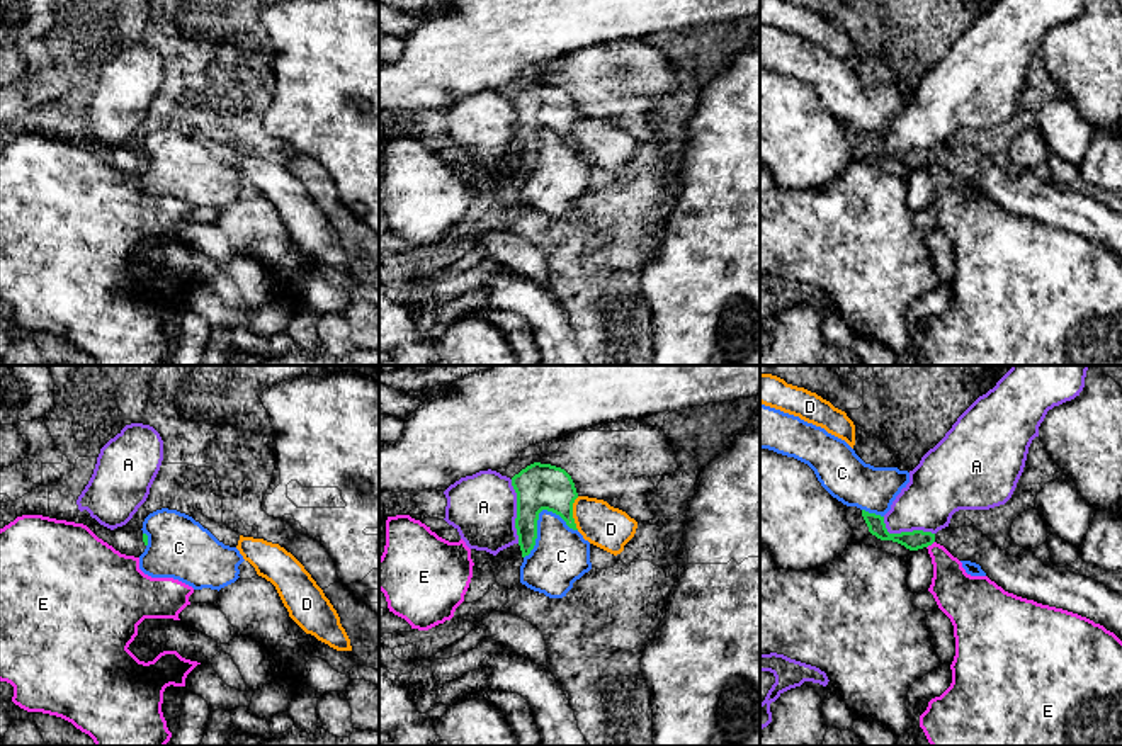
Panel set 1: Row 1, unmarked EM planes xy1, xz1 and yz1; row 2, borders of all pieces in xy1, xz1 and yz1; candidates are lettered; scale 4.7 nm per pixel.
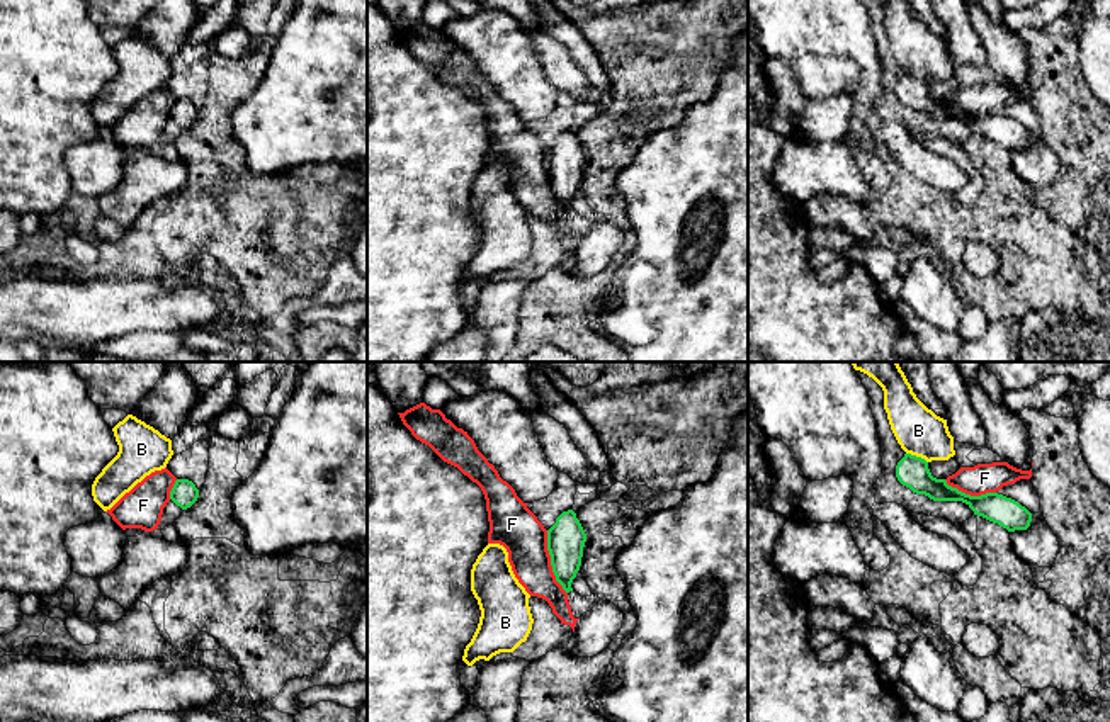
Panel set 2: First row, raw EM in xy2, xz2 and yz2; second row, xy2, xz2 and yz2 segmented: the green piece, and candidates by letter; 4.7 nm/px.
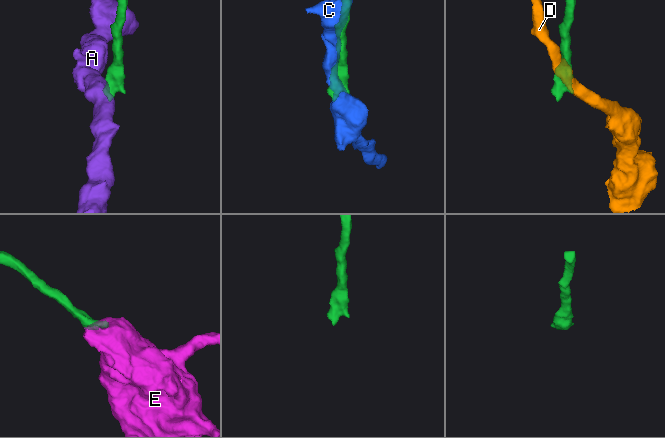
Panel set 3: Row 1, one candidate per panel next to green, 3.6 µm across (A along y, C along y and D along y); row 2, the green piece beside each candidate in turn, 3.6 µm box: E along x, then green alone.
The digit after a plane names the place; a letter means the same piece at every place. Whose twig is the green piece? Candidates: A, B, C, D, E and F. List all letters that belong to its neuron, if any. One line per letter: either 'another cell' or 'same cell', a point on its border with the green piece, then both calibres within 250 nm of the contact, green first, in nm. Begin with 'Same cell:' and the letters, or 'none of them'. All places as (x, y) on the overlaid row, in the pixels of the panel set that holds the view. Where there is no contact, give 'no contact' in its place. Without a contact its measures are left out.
Same cell: none of them
A: another cell; contact xz1 (517, 512); calibres 220 and 320 nm
B: another cell; contact yz2 (917, 457); calibres 150 and 220 nm
C: another cell; contact xz1 (538, 517); calibres 220 and 260 nm
D: another cell; contact xz1 (572, 514); calibres 220 and 200 nm
E: another cell; contact yz1 (930, 544); calibres 90 and 200 nm
F: another cell; contact xz2 (551, 563); calibres 180 and 220 nm

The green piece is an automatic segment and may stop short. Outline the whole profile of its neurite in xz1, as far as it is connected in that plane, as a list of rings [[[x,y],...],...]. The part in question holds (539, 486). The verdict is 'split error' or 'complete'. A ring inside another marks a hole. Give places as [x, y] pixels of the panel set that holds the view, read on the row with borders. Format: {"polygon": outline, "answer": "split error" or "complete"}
{"polygon": [[[534,462],[512,478],[512,486],[517,493],[518,542],[500,551],[491,562],[496,583],[508,590],[520,583],[520,566],[536,545],[542,510],[559,515],[570,528],[578,530],[573,518],[578,493],[564,469]]], "answer": "split error"}

